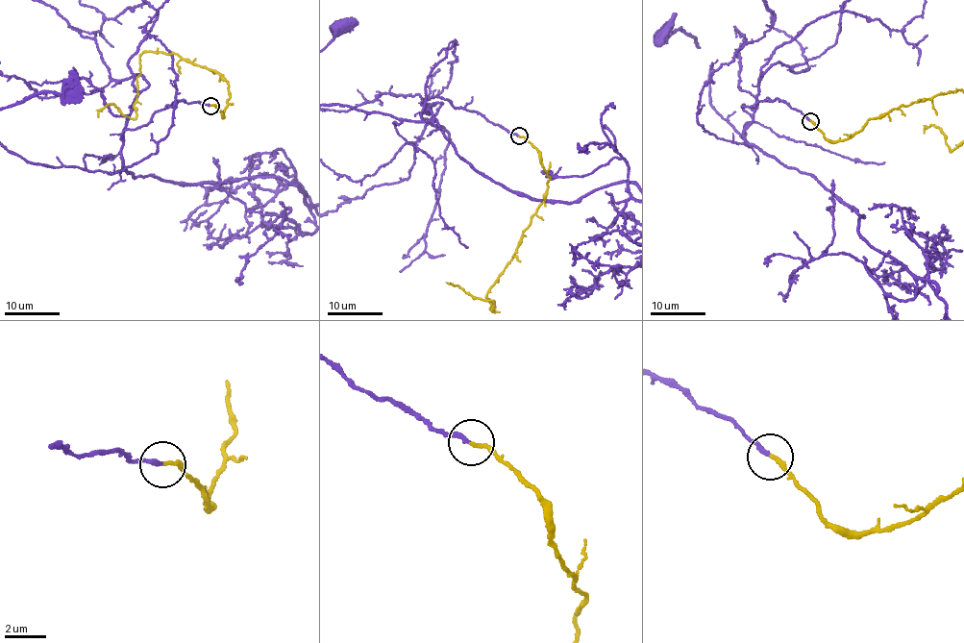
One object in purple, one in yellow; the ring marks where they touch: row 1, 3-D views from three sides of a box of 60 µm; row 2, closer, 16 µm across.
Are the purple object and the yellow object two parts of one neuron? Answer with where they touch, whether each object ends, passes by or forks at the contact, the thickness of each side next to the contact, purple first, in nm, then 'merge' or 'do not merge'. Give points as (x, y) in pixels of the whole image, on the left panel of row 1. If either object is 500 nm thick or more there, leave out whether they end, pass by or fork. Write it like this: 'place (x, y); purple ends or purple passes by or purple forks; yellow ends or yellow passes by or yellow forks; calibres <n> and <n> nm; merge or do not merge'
place (210, 106); purple ends; yellow ends; calibres 200 and 180 nm; merge

